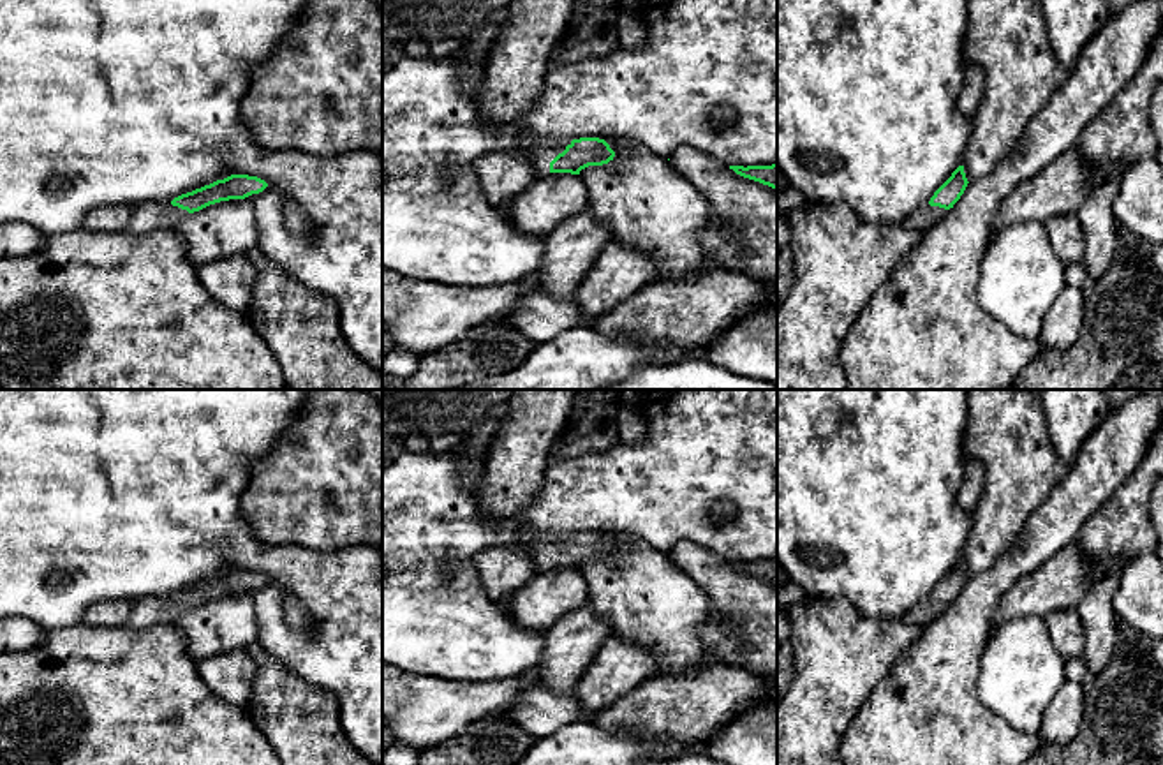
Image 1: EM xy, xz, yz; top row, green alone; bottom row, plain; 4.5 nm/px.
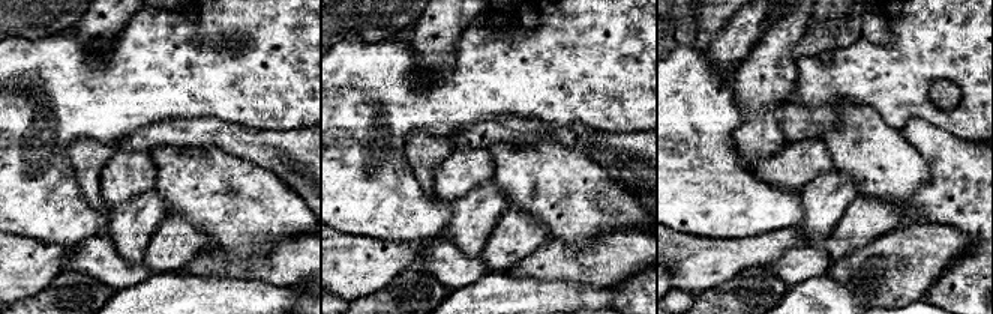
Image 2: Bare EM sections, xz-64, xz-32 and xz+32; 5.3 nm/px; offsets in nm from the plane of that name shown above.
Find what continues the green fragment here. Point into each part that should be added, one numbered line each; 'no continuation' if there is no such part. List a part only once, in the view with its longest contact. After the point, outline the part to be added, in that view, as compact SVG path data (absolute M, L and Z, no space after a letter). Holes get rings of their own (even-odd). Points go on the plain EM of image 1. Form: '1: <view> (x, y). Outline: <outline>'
1: xz (541, 550). Outline: M571 536L553 541L553 539L541 539L530 545L529 553L534 561L536 571L544 571L550 568L550 557L566 545Z

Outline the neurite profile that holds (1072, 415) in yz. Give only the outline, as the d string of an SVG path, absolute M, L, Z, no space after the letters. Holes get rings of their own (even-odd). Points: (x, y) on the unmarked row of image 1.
M1038 390L1047 427L1063 460L1077 458L1087 437L1112 412L1103 390Z

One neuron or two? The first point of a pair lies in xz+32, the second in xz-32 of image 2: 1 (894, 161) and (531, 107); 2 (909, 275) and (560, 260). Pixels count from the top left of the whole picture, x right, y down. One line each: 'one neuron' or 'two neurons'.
1: two neurons
2: one neuron

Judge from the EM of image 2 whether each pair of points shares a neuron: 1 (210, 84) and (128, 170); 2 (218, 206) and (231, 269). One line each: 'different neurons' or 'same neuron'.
1: different neurons
2: different neurons

